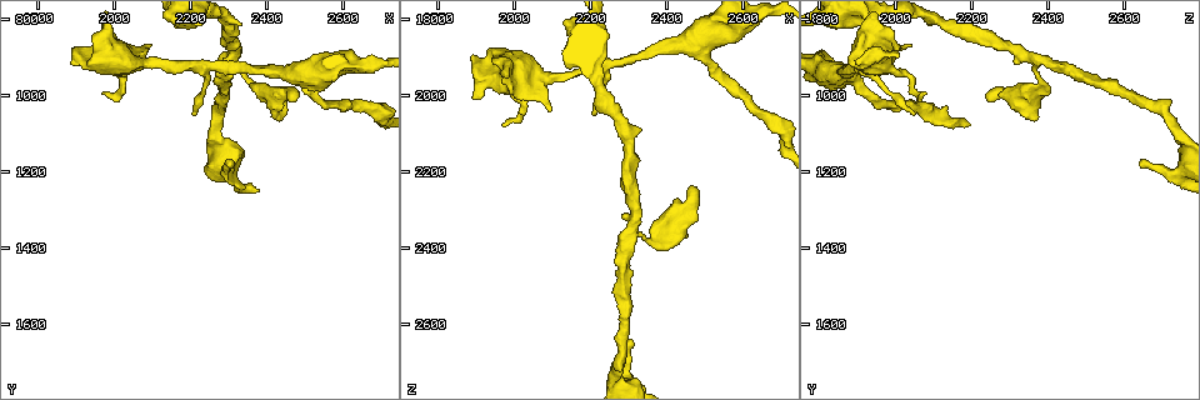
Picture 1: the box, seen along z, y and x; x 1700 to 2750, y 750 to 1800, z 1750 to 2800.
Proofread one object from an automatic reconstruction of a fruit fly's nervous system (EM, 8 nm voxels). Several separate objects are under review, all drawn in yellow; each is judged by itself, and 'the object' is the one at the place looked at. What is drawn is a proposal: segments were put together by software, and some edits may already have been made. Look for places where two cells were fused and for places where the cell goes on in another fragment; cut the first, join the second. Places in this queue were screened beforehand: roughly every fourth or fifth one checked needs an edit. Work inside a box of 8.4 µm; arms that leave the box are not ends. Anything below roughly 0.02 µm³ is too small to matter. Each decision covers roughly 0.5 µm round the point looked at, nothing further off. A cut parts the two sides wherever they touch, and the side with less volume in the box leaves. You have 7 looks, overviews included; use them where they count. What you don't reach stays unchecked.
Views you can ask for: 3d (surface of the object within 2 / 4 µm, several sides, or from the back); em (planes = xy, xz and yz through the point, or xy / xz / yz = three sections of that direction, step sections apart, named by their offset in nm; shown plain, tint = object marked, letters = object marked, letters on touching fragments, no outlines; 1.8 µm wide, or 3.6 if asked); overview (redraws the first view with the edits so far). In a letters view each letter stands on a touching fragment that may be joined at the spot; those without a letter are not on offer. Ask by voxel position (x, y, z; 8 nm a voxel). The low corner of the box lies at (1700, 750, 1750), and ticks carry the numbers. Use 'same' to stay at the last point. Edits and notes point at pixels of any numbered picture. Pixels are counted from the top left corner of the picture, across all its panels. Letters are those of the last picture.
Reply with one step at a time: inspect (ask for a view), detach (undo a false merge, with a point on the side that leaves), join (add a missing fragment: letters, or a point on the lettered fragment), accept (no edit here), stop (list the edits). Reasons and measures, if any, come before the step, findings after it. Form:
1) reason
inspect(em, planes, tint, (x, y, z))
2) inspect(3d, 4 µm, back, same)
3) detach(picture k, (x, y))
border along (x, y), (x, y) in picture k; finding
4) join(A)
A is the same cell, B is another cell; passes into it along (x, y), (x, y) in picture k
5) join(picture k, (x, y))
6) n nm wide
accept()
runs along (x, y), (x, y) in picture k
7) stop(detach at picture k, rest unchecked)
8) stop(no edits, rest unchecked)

free end
inspect(3d, 2 µm, (2475, 1020, 2240))

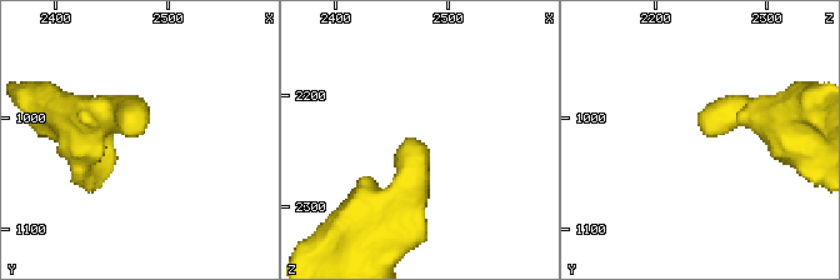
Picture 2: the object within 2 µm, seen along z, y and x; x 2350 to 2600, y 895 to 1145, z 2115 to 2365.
now the EM
inspect(em, planes, letters, (2472, 1018, 2246))

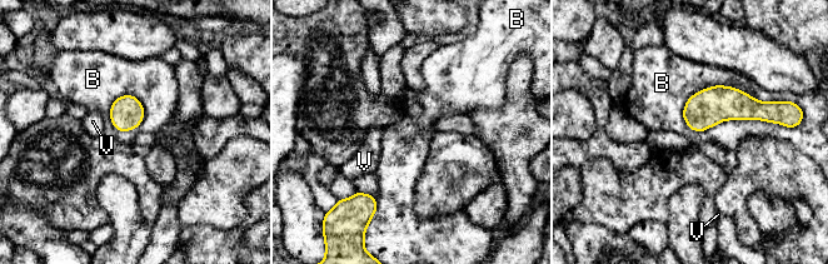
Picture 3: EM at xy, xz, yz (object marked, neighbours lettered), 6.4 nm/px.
220 nm wide; B touches over 650 nm
accept()
B and V are other cells; no lettered fragment goes on from it

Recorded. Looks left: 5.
free end
inspect(em, planes, plain, (2085, 865, 2040))

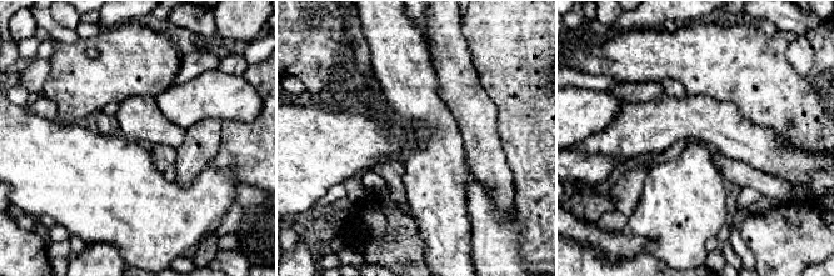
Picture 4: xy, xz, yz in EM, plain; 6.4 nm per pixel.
see the neighbours
inspect(em, planes, letters, same)

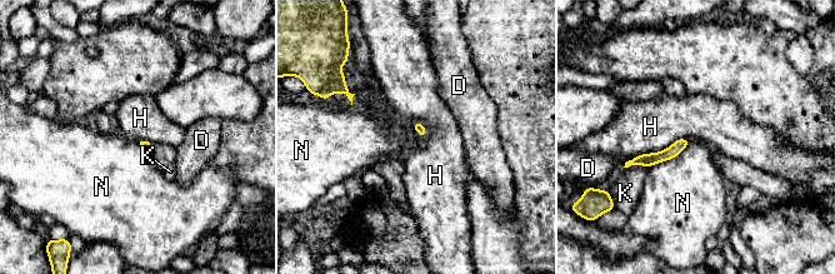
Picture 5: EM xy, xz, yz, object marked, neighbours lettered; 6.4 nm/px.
accept()
D, H, K and N are other cells; runs along (684, 142), (661, 157), (636, 160) in picture 5; no lettered fragment goes on from it

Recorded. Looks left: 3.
an open end
inspect(em, xz, step 16, tint, (1885, 915, 1905))

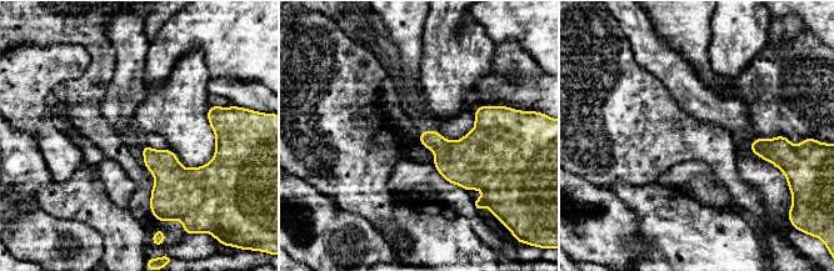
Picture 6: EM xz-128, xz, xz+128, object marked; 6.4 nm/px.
inspect(em, planes, letters, same)

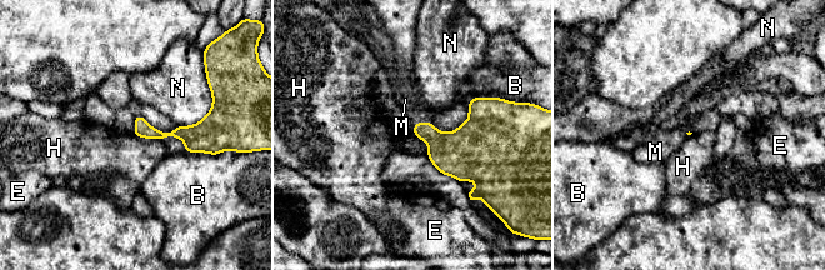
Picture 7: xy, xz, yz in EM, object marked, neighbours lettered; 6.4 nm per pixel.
join(picture 7, (405, 99))
M is the same cell, B, E, H and N are other cells; the cell continues

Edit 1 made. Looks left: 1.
stop(join at picture 7, rest unchecked)

